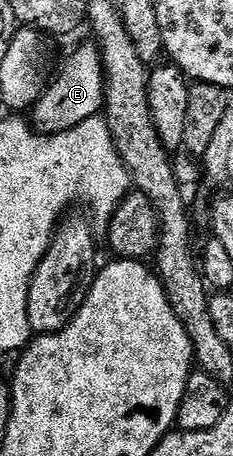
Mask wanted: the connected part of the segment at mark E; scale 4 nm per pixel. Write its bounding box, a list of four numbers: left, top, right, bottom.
[30,45,104,134]

